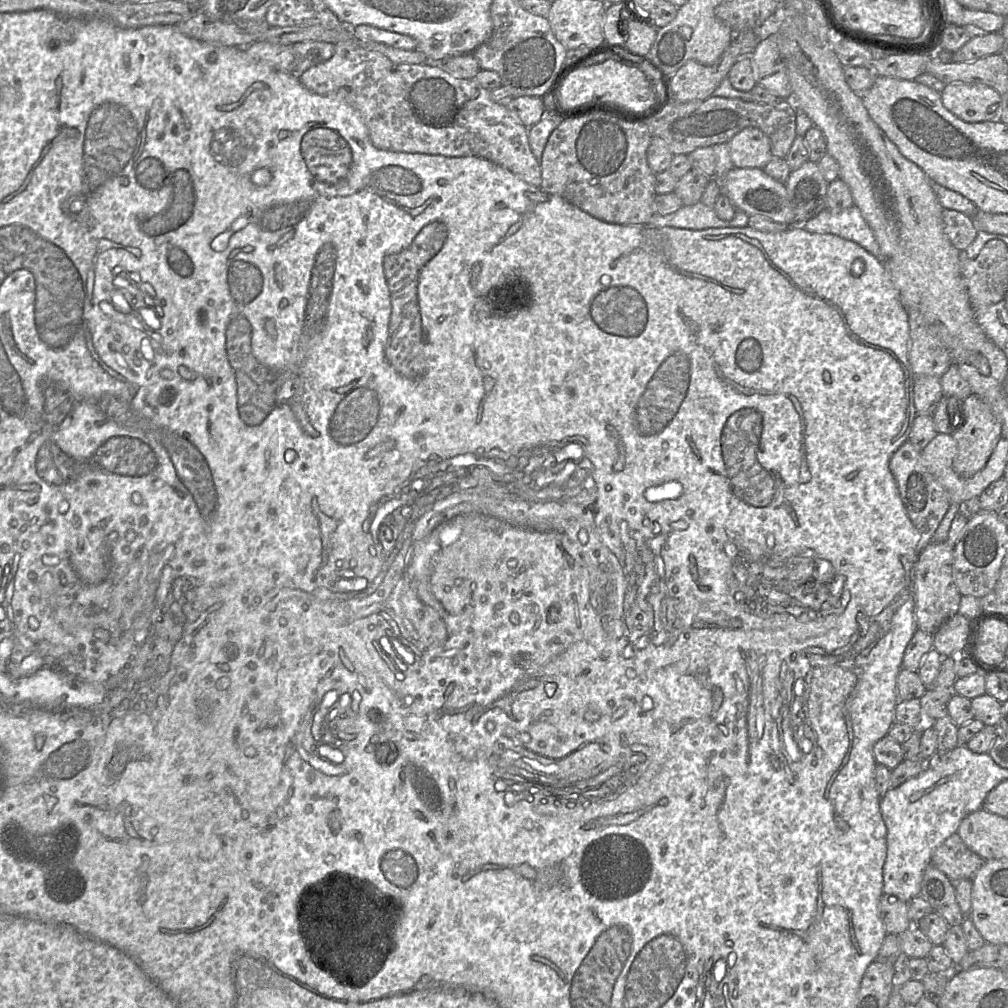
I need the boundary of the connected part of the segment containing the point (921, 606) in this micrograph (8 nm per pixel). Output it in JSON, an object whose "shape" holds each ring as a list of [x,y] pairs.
{"shape":[[[930,542],[919,554],[913,569],[913,592],[918,629],[934,634],[950,617],[958,613],[961,593],[953,579],[953,547],[947,542]]]}

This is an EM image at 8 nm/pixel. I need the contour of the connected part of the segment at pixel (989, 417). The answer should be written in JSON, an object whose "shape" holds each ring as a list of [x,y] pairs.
{"shape":[[[971,394],[962,401],[964,424],[952,434],[957,444],[957,454],[953,460],[954,471],[963,478],[969,478],[986,465],[998,441],[1002,438],[1002,425],[991,407],[979,396]]]}

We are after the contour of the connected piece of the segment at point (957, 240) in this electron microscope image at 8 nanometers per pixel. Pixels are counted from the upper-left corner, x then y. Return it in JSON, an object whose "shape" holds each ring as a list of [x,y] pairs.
{"shape":[[[944,209],[942,219],[946,236],[959,251],[968,248],[975,240],[978,229],[971,217],[955,210]]]}

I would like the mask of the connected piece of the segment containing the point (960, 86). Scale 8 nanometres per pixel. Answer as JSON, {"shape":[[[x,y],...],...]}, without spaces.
{"shape":[[[955,82],[945,85],[940,95],[943,106],[964,122],[1000,121],[1001,95],[987,85]]]}

